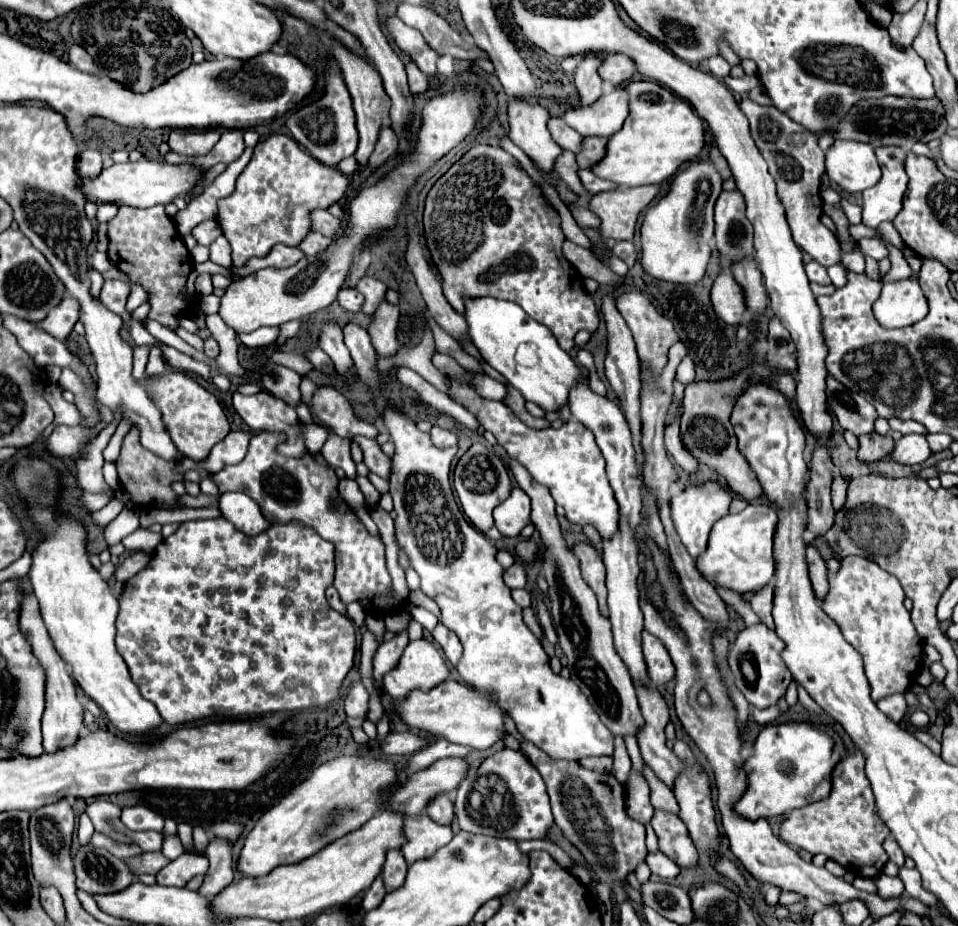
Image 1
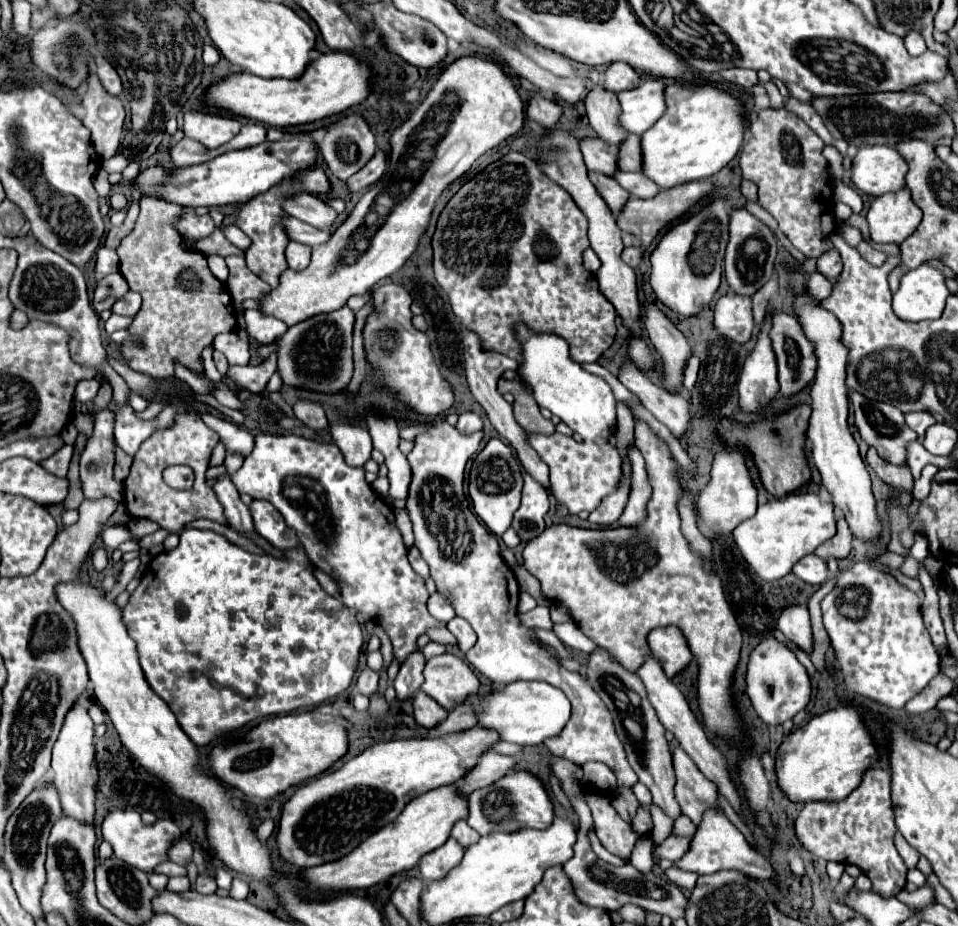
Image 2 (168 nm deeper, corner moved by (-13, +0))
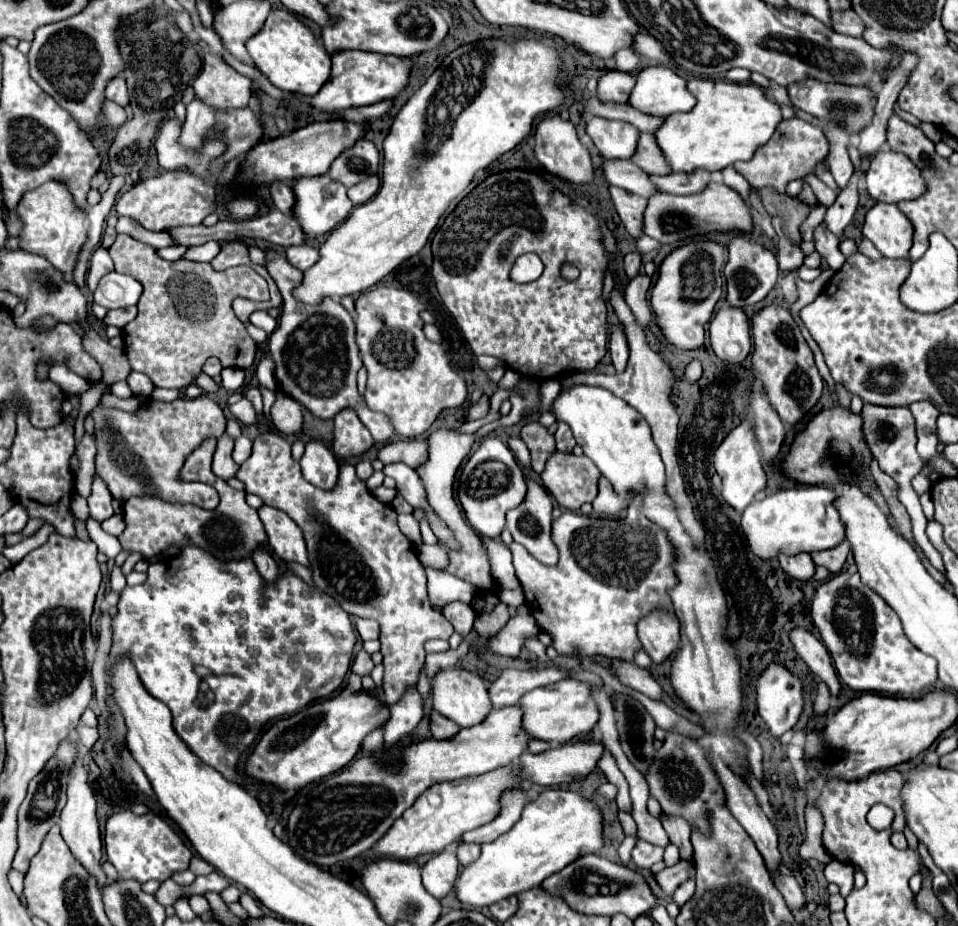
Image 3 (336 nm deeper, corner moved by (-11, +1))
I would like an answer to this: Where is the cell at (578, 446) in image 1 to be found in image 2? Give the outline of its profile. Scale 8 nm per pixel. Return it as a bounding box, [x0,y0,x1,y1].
[527,433,623,515]

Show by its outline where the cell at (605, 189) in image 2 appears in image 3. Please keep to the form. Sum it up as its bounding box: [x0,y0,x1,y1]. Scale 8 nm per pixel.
[611,186,647,238]

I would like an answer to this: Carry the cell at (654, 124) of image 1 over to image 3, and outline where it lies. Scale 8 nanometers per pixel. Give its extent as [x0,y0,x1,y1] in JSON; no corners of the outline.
[655,80,783,172]

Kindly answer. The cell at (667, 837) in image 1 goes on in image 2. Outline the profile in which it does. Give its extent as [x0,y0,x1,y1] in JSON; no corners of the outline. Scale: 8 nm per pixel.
[657,835,691,861]

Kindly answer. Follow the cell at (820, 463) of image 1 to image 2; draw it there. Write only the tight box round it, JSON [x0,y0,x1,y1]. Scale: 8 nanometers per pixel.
[815,517,853,559]

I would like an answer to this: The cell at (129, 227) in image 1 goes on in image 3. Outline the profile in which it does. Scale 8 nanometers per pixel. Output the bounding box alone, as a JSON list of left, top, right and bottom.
[109,234,269,390]

